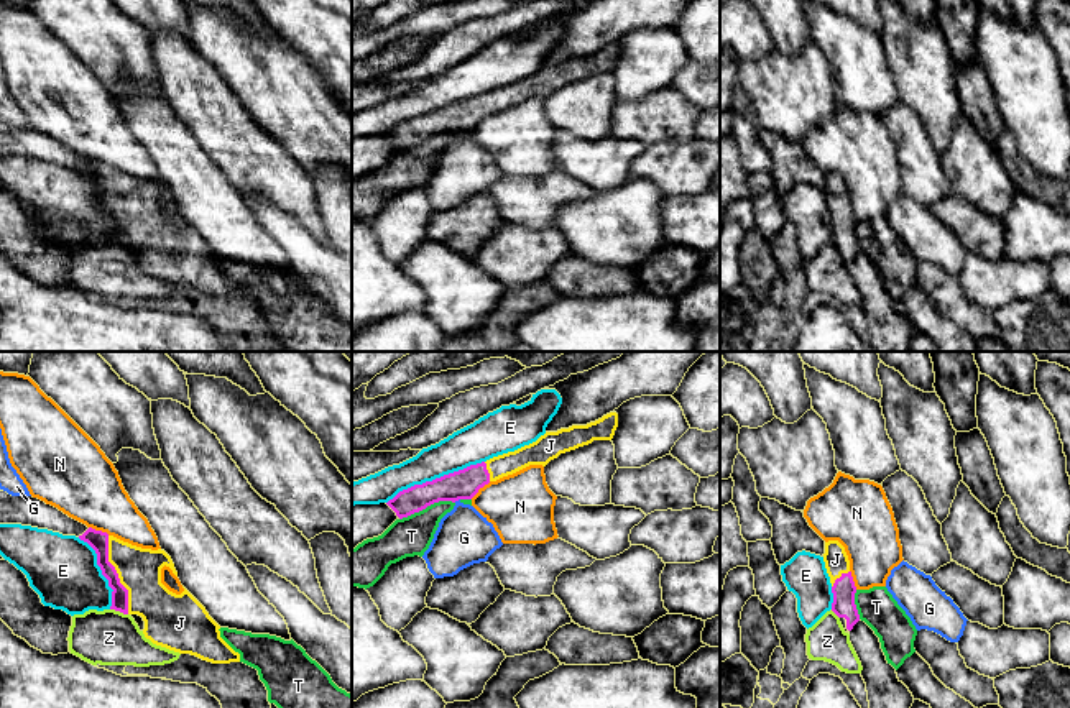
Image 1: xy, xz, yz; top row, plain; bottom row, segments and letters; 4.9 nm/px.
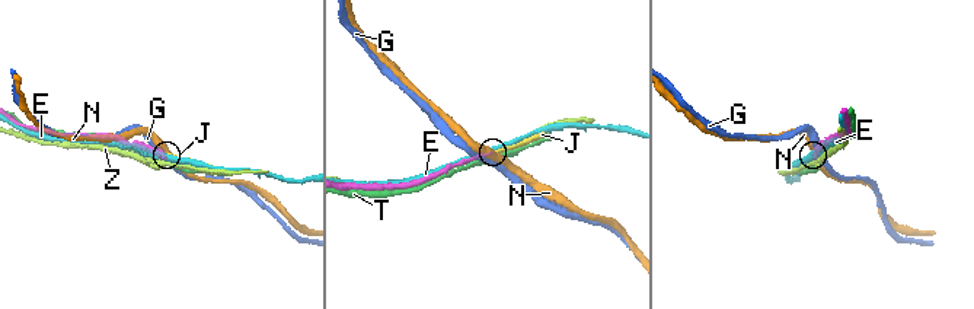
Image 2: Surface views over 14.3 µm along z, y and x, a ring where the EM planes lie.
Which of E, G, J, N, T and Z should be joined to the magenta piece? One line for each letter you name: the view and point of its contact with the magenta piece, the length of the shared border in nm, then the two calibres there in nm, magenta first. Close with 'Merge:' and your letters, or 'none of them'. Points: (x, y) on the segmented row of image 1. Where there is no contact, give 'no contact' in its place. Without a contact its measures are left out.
J: contact xy (117, 575); length 400 nm; calibres 100 and 220 nm
Merge: J

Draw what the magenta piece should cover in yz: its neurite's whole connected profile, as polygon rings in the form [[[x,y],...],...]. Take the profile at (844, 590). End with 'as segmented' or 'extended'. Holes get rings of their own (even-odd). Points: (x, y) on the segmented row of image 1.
[[[838,540],[825,542],[823,562],[832,583],[832,611],[846,619],[846,629],[851,631],[860,621],[855,605],[856,586],[850,572],[850,560],[845,547]]]; extended

